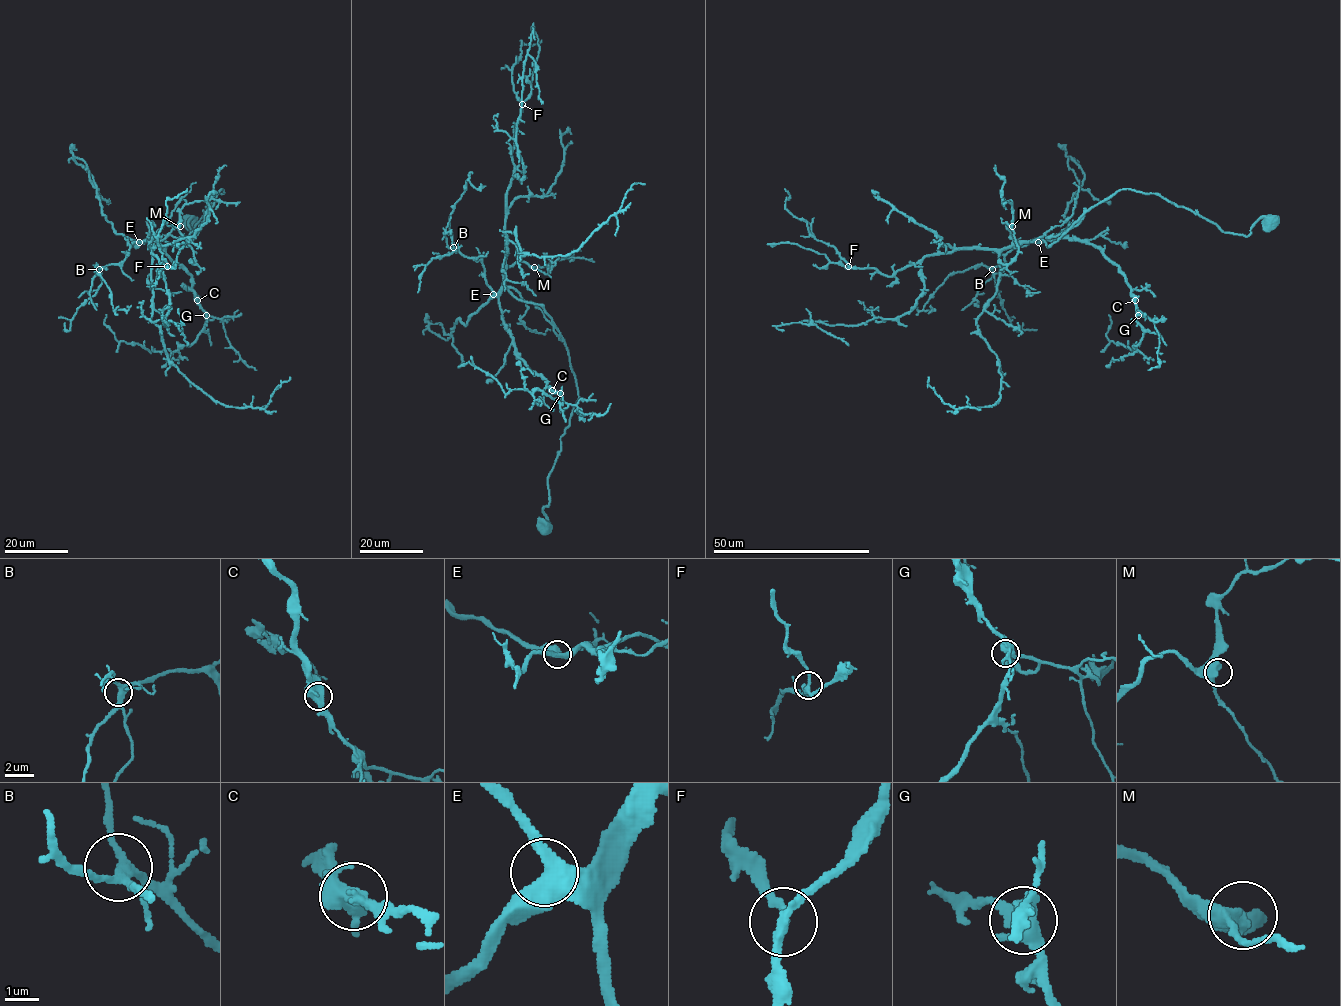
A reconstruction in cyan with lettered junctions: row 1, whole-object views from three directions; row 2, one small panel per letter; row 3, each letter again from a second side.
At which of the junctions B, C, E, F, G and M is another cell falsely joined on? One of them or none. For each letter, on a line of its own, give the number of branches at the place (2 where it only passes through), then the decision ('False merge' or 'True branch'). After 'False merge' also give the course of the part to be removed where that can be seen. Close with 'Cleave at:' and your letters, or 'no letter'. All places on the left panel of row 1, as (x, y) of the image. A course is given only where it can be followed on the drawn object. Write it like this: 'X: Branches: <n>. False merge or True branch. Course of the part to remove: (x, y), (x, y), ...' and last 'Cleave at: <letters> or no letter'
B: Branches: 3. True branch
C: Branches: 3. True branch
E: Branches: 3. True branch
F: Branches: 3. True branch
G: Branches: 4. True branch
M: Branches: 3. True branch
Cleave at: no letter

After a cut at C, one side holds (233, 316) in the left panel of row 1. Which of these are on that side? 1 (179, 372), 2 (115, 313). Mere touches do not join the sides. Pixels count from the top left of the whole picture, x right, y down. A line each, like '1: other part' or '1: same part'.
1: other part
2: other part

